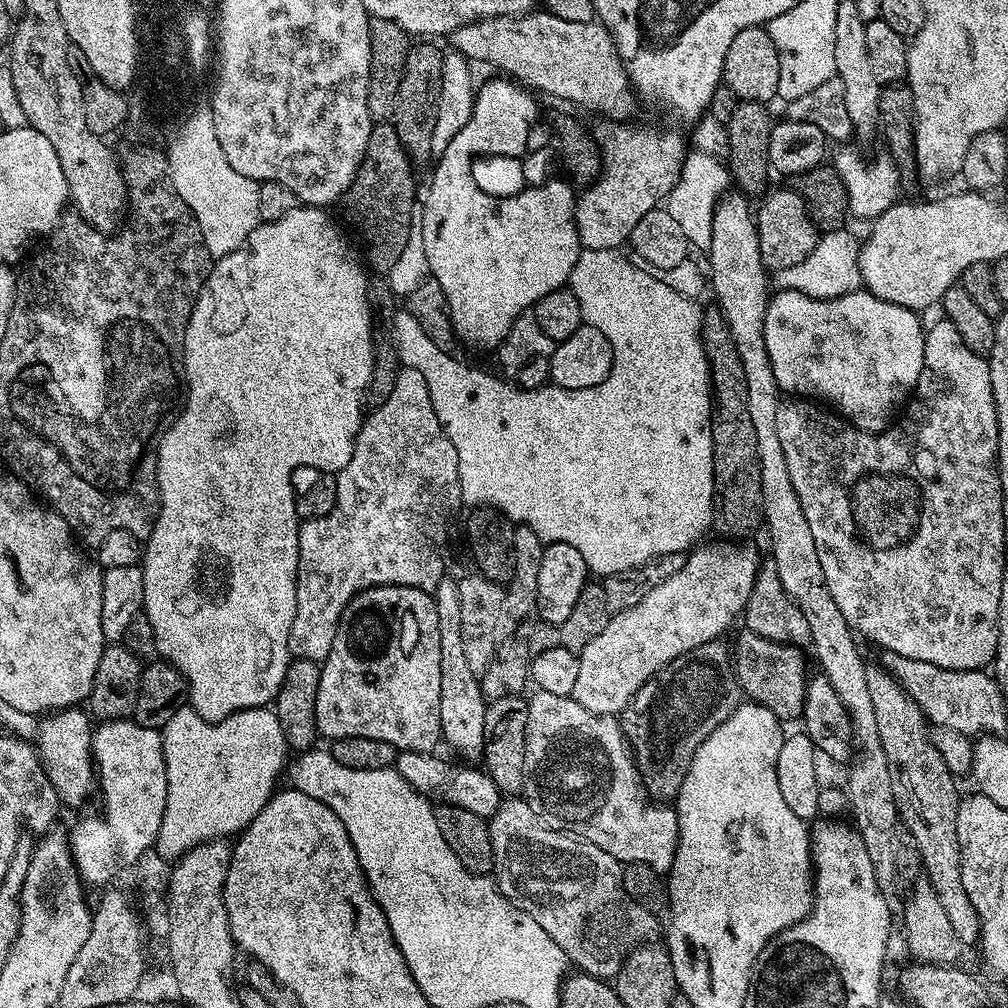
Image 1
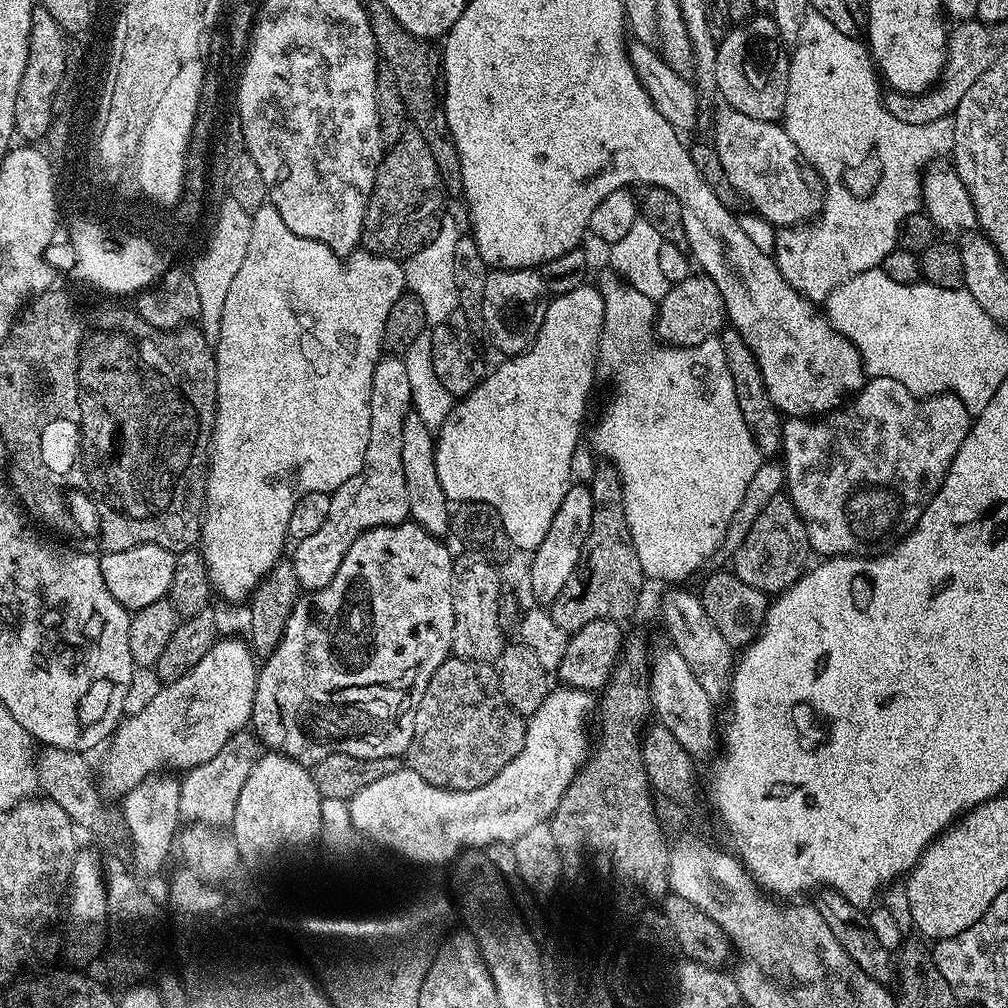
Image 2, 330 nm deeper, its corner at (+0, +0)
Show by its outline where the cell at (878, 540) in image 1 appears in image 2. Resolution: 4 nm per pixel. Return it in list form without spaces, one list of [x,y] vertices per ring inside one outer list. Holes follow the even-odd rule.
[[[873,376],[865,383],[859,392],[855,393],[843,406],[821,415],[819,418],[805,418],[794,416],[783,421],[784,433],[780,439],[782,445],[782,463],[786,473],[786,495],[794,502],[796,512],[804,519],[806,534],[808,535],[808,547],[813,553],[821,552],[824,558],[834,556],[870,556],[887,549],[889,545],[908,535],[911,528],[918,522],[924,505],[933,494],[940,489],[940,483],[950,470],[950,462],[954,462],[954,454],[958,454],[958,446],[966,438],[966,434],[972,429],[973,413],[969,412],[963,402],[957,396],[941,394],[939,396],[915,396],[902,382],[885,376]]]

